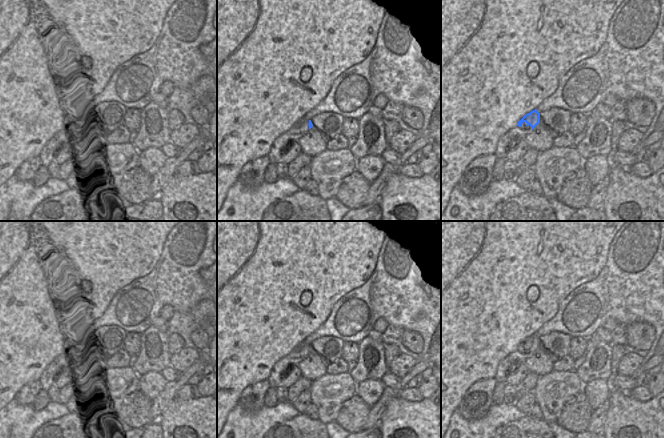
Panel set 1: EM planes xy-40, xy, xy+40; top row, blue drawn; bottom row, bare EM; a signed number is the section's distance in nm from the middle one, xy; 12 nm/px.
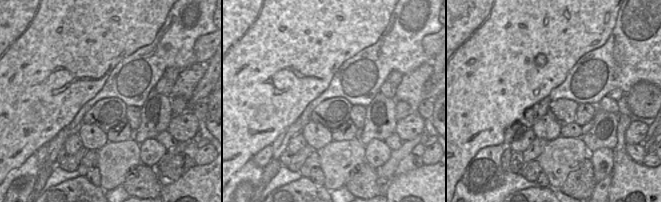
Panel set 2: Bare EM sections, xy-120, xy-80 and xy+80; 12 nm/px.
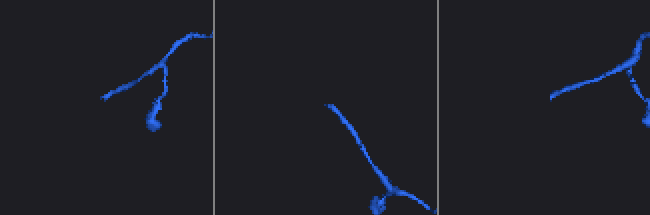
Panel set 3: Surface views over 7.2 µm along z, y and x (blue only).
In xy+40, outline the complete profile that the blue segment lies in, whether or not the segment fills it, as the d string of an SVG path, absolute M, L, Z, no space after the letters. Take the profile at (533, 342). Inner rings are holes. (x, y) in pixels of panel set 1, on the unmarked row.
M537 333L526 338L518 349L507 355L498 365L494 379L497 382L505 382L507 375L513 370L515 364L523 364L540 347L540 337Z

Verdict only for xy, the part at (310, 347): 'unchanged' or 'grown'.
grown

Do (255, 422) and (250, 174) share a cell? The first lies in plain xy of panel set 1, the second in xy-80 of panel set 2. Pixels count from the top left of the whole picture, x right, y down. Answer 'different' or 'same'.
same

